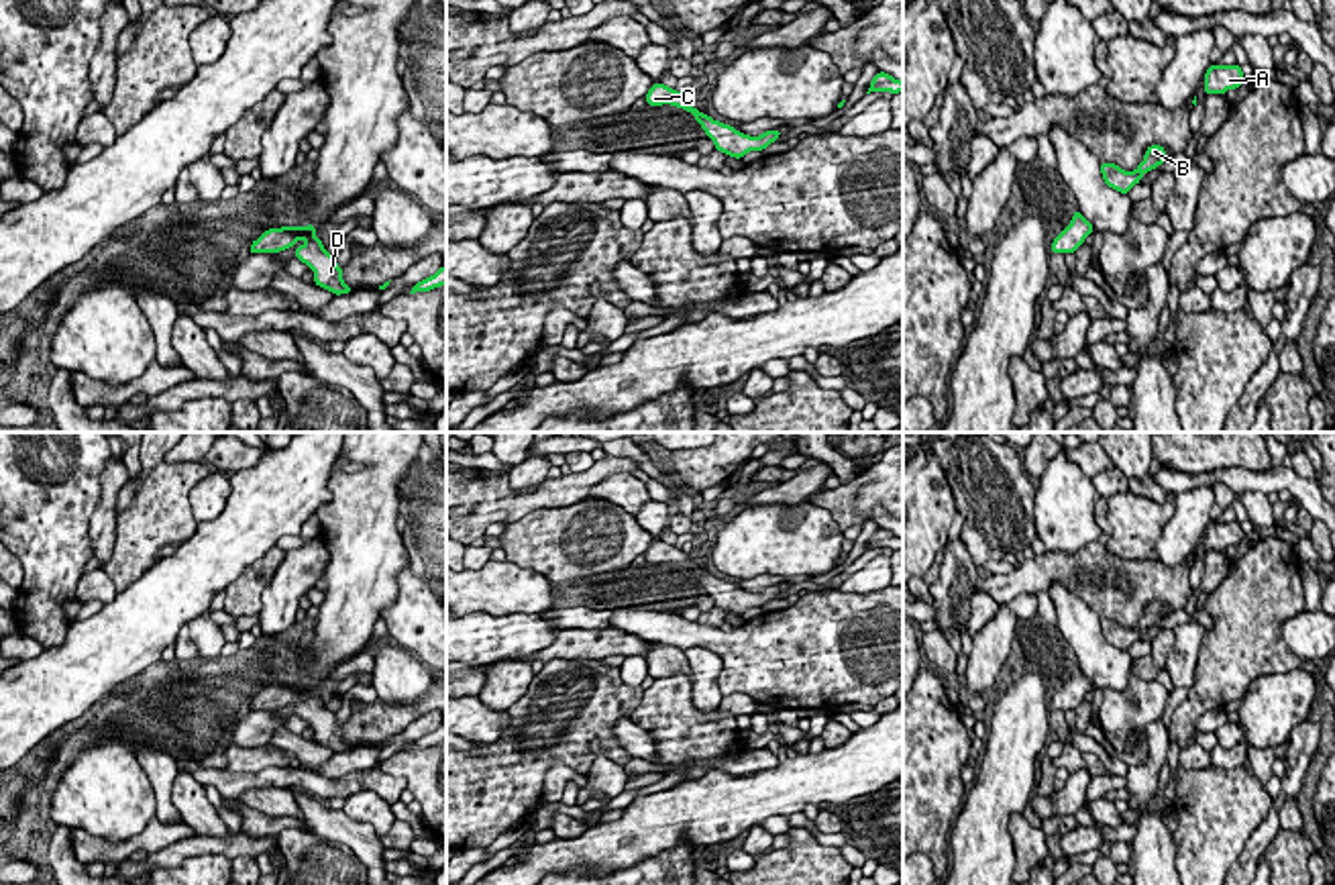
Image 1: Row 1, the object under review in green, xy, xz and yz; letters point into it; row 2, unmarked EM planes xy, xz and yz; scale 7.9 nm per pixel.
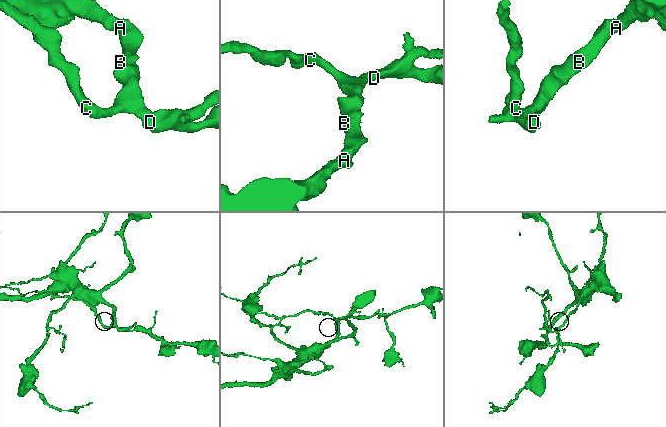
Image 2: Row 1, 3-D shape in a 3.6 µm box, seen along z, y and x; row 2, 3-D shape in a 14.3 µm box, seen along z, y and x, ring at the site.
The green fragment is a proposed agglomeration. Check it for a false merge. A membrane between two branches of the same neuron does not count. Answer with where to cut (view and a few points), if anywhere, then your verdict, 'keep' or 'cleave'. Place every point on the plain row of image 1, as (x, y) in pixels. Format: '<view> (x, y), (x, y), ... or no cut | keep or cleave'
no cut | keep

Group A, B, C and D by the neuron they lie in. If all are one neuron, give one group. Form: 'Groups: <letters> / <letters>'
Groups: A B C D

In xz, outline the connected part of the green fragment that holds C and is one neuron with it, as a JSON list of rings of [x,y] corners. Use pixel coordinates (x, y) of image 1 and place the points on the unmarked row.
[[[656,538],[648,546],[644,557],[648,563],[671,561],[691,569],[695,577],[701,581],[701,585],[705,587],[707,595],[713,597],[715,606],[726,610],[728,614],[742,616],[750,608],[762,608],[783,591],[781,587],[766,587],[758,593],[744,591],[734,583],[713,577],[711,573],[699,569],[697,565],[691,563],[687,553],[683,553],[675,544],[669,544],[660,538]]]

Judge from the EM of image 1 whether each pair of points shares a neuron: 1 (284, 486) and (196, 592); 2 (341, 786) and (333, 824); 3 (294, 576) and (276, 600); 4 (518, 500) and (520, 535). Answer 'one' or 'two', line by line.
1: one
2: two
3: one
4: two

